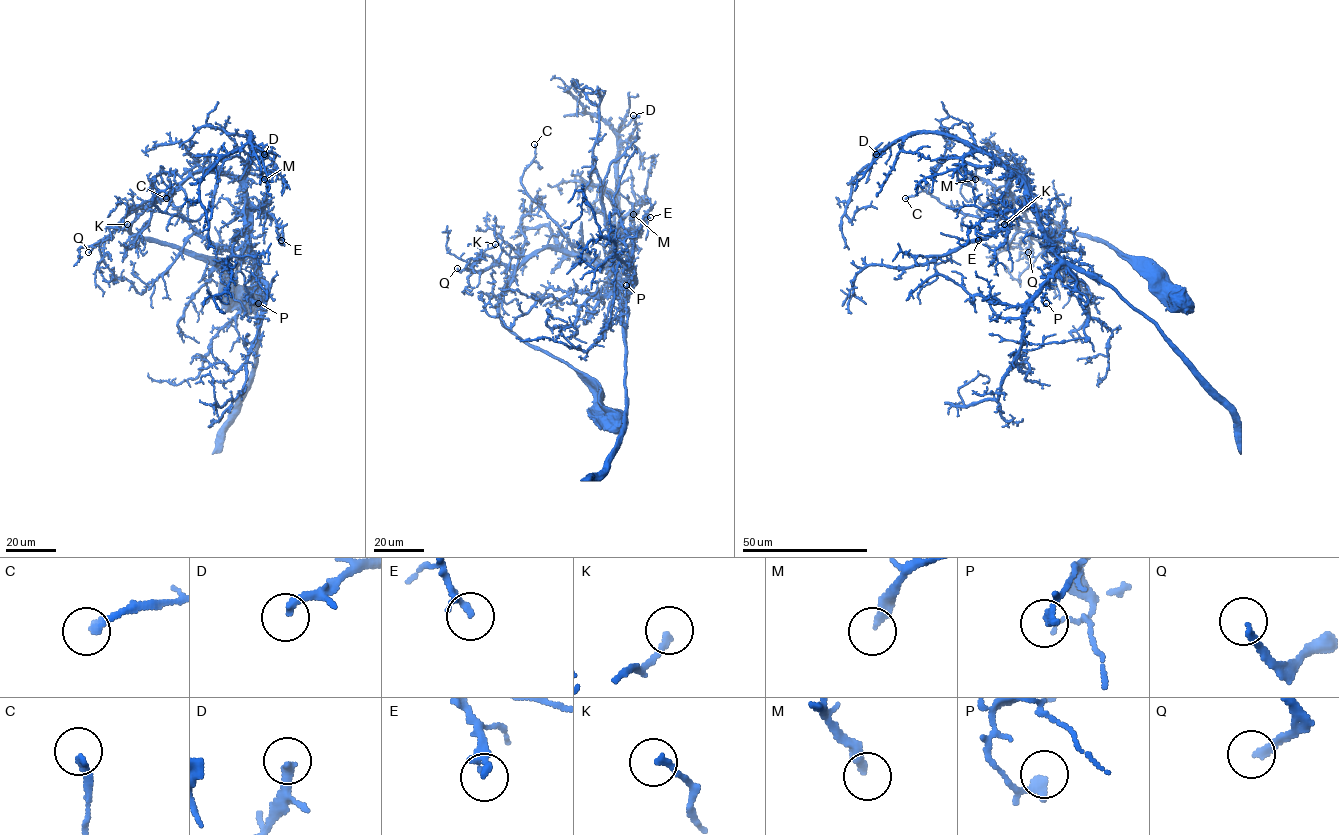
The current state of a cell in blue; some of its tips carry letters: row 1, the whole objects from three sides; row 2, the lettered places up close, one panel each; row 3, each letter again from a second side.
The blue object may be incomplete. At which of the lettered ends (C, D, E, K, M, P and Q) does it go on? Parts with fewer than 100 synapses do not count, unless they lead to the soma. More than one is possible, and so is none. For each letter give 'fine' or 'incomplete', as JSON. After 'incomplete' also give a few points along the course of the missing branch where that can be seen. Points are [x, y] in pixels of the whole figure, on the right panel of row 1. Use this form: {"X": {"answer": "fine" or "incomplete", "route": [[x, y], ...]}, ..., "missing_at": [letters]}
{"C": {"answer": "fine"}, "D": {"answer": "fine"}, "E": {"answer": "fine"}, "K": {"answer": "fine"}, "M": {"answer": "fine"}, "P": {"answer": "fine"}, "Q": {"answer": "fine"}, "missing_at": []}

